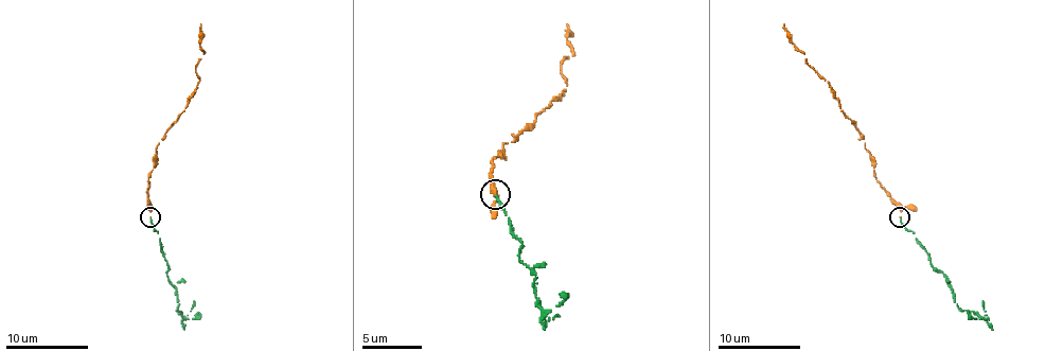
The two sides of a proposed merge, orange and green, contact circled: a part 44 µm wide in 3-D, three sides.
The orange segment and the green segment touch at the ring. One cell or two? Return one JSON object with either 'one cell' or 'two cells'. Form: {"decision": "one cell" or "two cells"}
{"decision": "one cell"}

